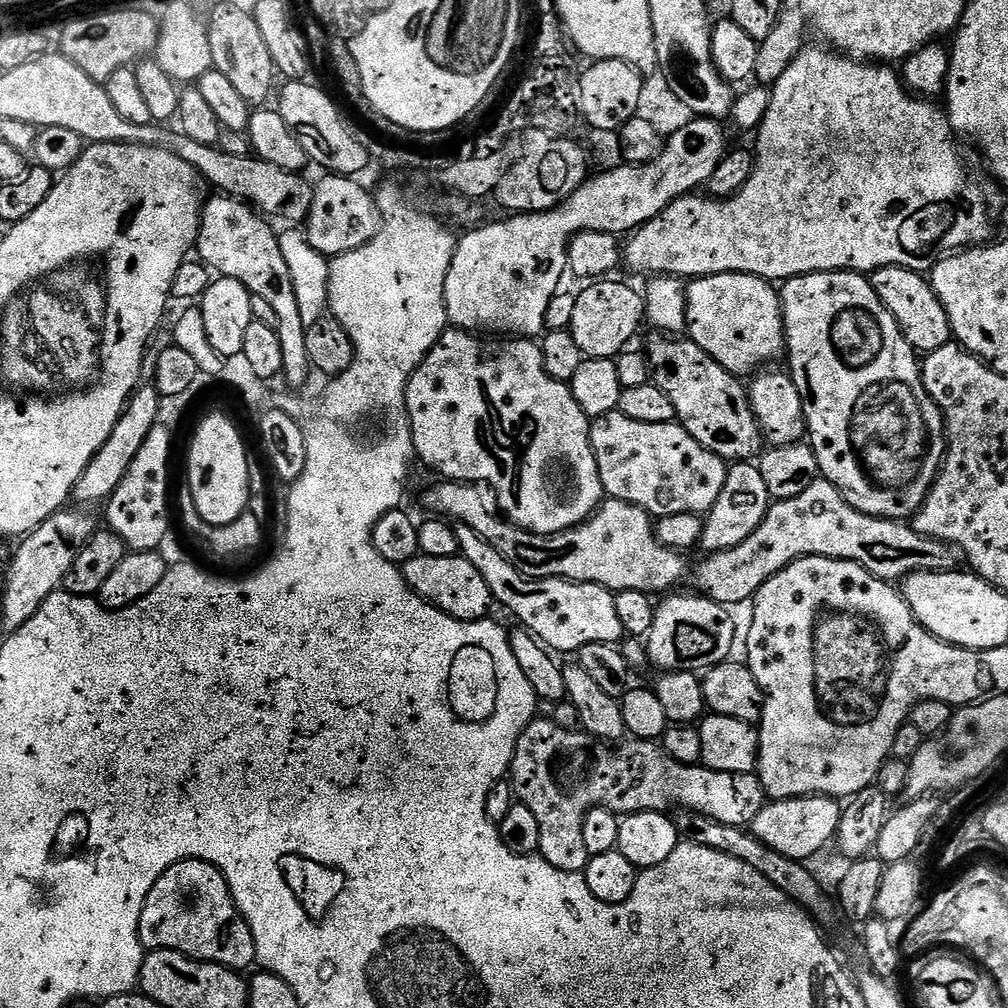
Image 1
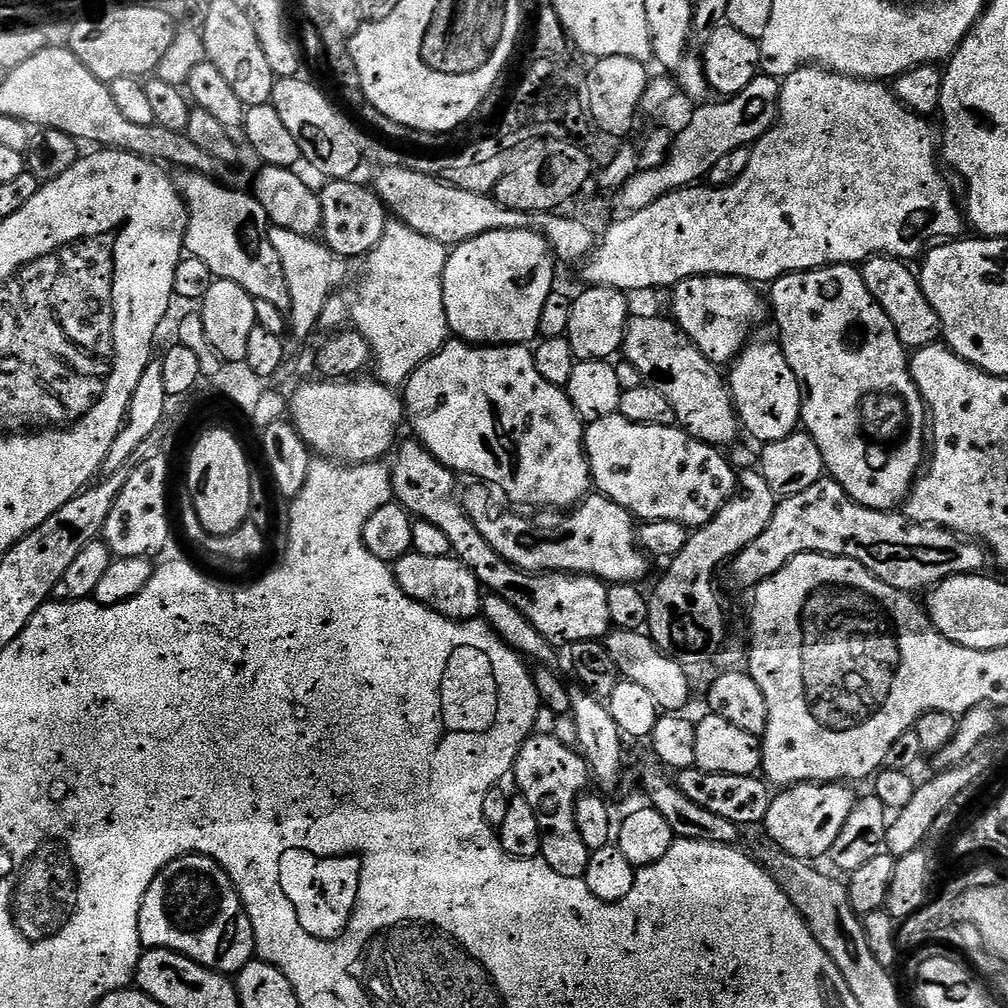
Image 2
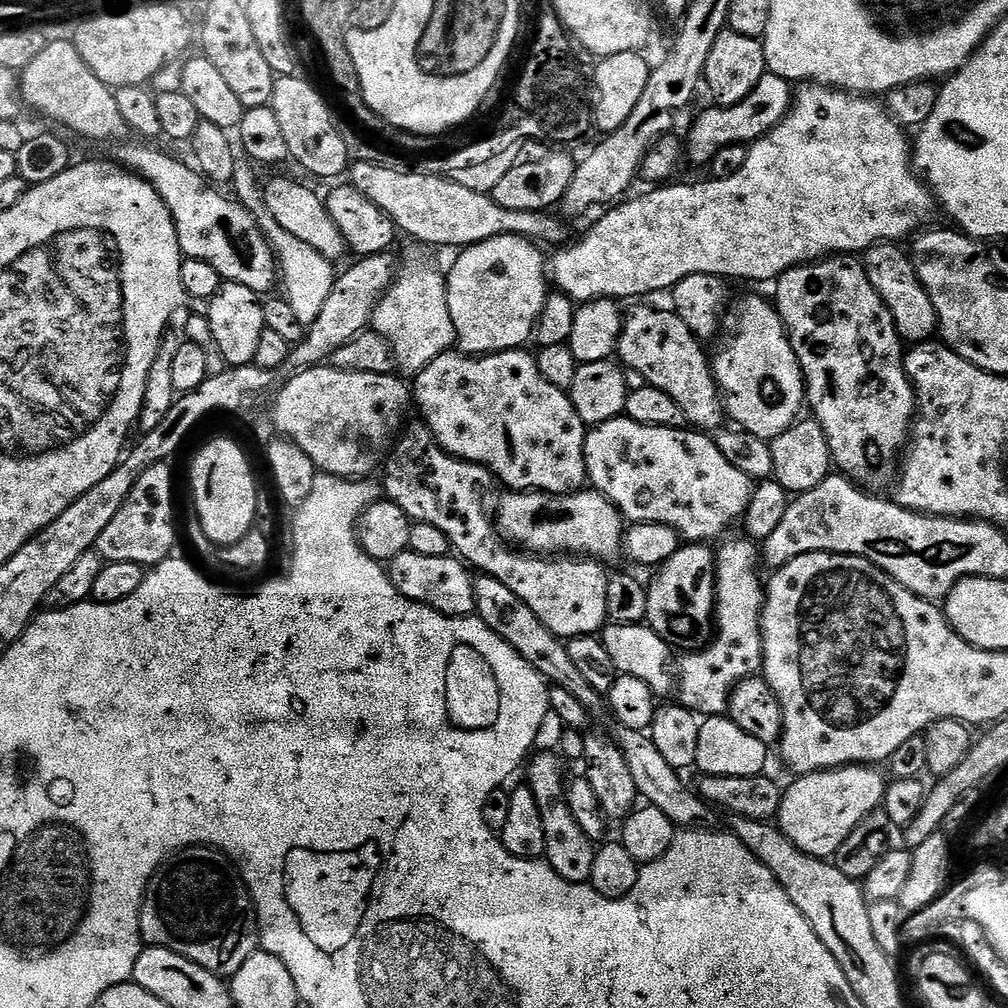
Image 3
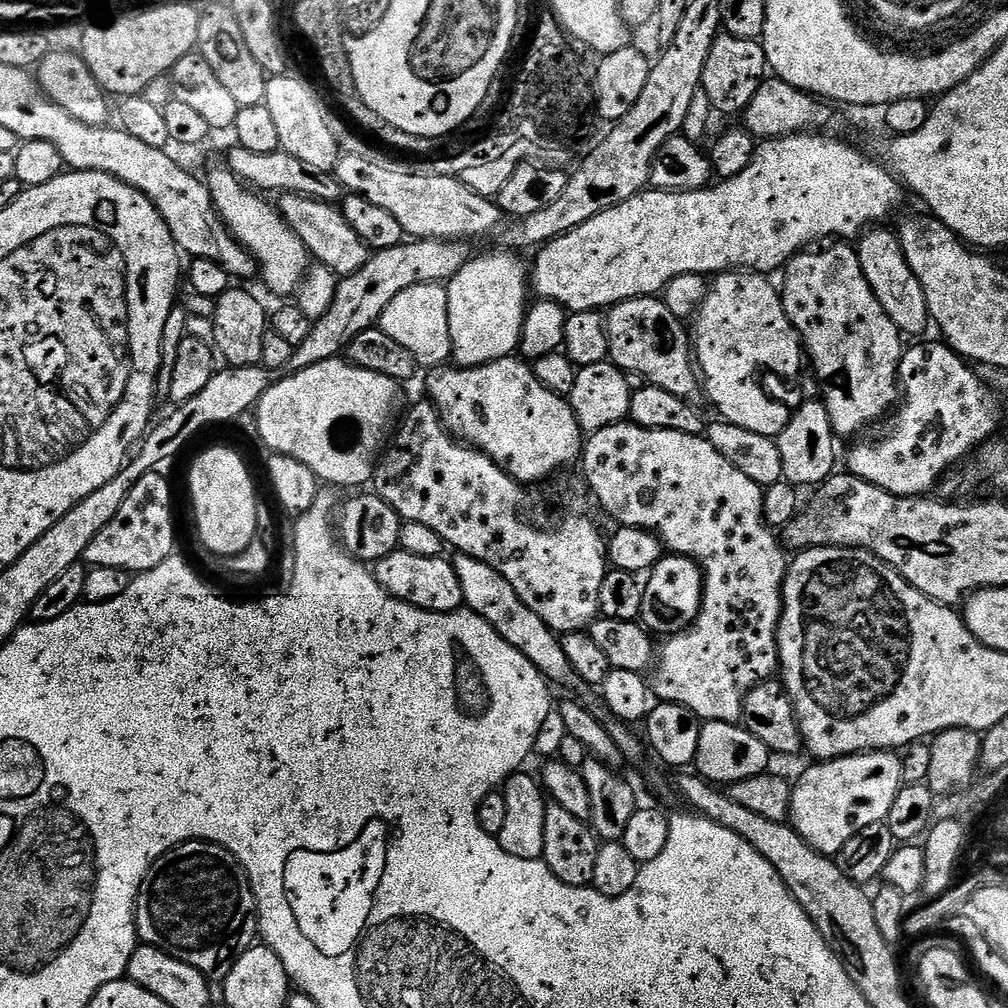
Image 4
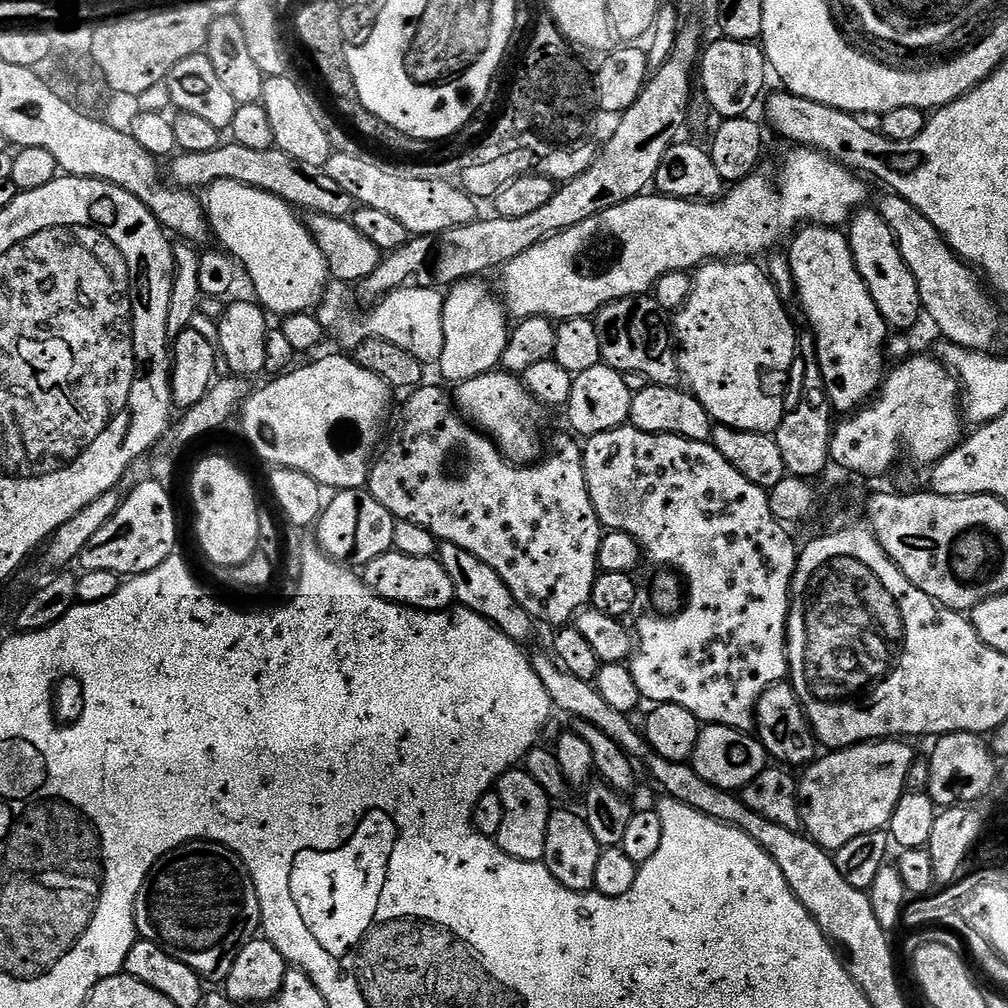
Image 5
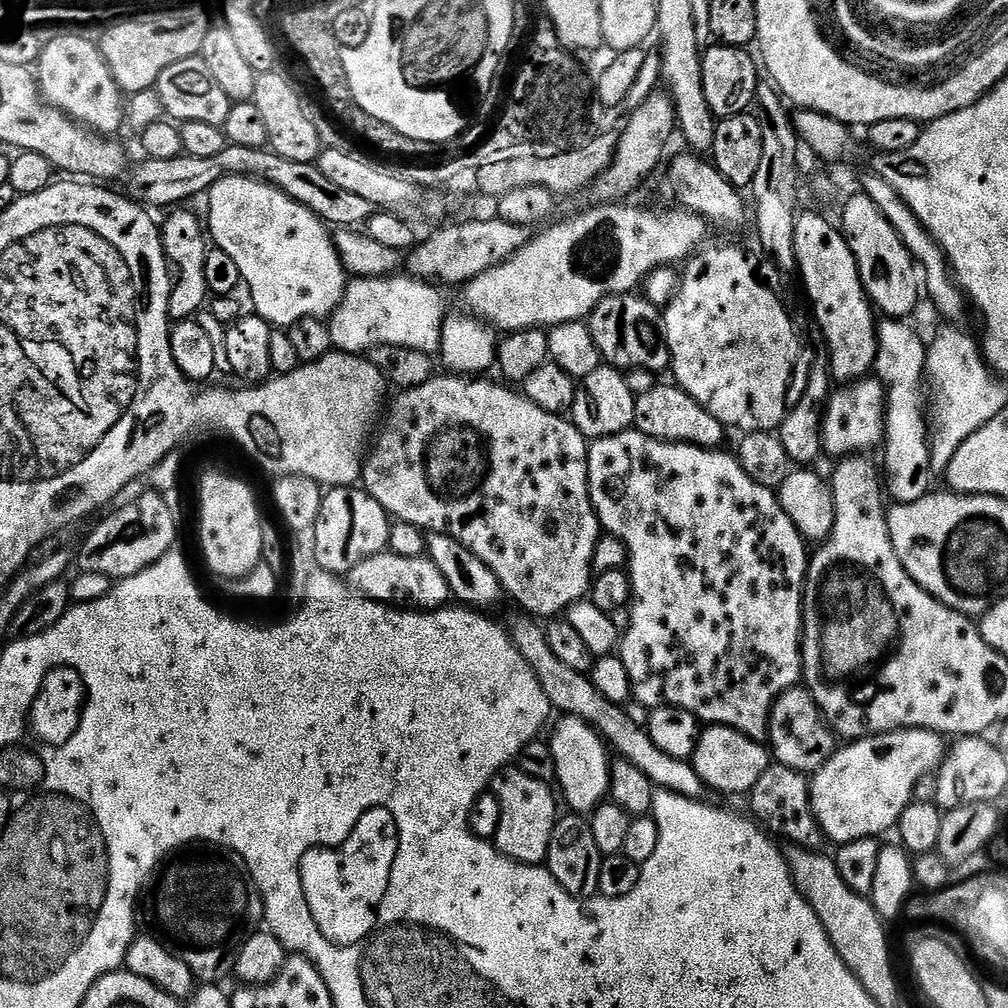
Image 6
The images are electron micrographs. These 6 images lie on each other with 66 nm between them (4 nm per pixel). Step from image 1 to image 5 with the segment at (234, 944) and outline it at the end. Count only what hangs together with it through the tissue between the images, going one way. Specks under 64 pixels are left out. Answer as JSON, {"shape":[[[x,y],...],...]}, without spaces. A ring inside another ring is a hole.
{"shape":[[[194,840],[160,856],[146,874],[142,890],[138,890],[136,931],[139,939],[154,942],[166,950],[168,956],[190,966],[190,970],[199,974],[201,981],[214,984],[212,986],[223,985],[230,974],[230,966],[234,966],[234,958],[238,958],[241,950],[257,939],[261,931],[258,894],[238,854],[212,840]]]}

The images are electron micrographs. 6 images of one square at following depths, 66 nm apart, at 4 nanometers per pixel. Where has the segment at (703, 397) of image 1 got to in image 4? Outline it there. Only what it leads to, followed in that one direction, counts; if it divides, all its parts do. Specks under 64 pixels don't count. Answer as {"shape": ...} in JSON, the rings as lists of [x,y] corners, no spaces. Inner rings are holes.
{"shape":[[[636,296],[613,304],[604,316],[608,339],[608,360],[621,372],[642,374],[645,382],[670,390],[678,398],[692,402],[702,392],[702,381],[694,363],[690,332],[683,328],[681,317],[674,315],[656,296]]]}

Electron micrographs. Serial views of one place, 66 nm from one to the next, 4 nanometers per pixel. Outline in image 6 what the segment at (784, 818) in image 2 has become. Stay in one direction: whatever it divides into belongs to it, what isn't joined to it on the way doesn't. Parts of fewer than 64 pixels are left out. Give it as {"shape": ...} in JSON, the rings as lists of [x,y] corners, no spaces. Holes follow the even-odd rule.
{"shape":[[[901,728],[899,732],[887,732],[881,736],[866,736],[863,740],[854,740],[837,747],[833,756],[817,772],[811,773],[808,785],[814,818],[818,822],[820,829],[824,831],[825,837],[829,841],[833,840],[833,845],[839,846],[841,844],[849,844],[855,840],[861,840],[867,836],[873,838],[883,837],[883,832],[888,832],[891,828],[893,831],[899,825],[900,816],[906,810],[906,806],[913,803],[912,795],[914,794],[914,786],[918,784],[918,778],[935,773],[936,769],[940,767],[940,761],[943,760],[945,751],[945,737],[941,736],[938,732],[928,732],[925,728]]]}

